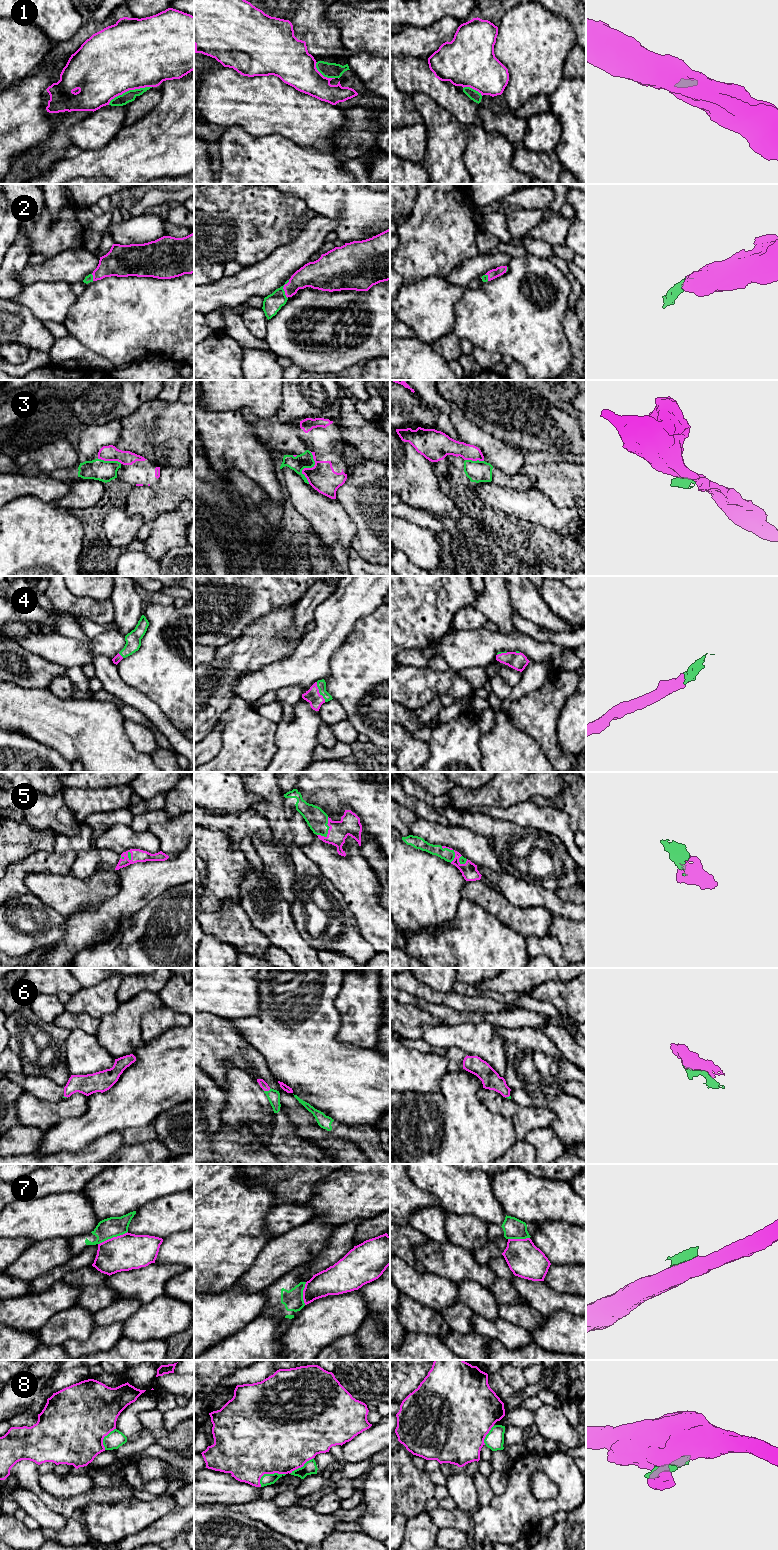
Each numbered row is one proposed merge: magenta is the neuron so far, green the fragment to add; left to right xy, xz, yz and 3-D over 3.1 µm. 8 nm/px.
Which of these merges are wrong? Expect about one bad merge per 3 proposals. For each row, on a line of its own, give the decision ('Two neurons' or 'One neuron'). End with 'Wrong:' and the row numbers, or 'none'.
1: Two neurons
2: One neuron
3: Two neurons
4: One neuron
5: One neuron
6: One neuron
7: Two neurons
8: Two neurons
Wrong: 1, 3, 7, 8

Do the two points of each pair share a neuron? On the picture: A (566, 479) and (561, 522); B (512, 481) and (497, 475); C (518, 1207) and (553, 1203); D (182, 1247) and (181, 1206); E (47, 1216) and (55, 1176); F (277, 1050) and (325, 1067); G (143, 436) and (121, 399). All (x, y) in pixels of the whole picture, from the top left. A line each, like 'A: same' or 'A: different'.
A: different
B: same
C: same
D: different
E: different
F: same
G: different

